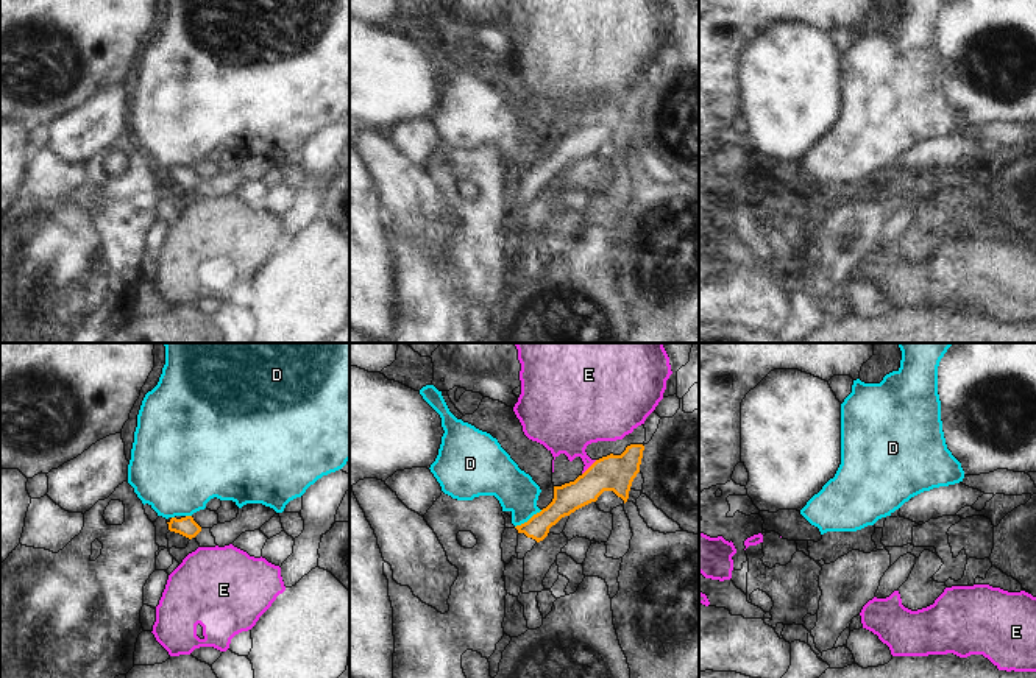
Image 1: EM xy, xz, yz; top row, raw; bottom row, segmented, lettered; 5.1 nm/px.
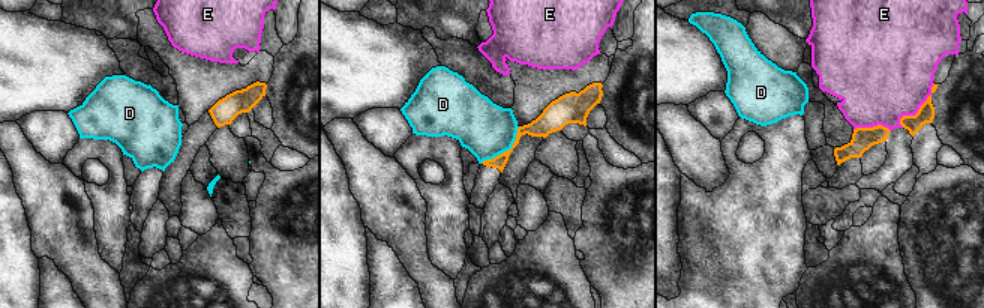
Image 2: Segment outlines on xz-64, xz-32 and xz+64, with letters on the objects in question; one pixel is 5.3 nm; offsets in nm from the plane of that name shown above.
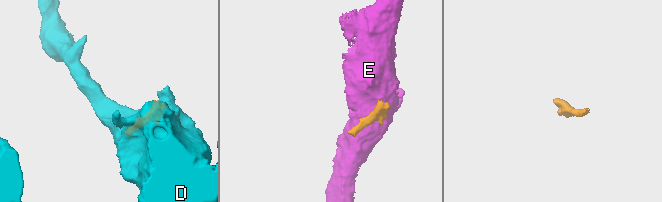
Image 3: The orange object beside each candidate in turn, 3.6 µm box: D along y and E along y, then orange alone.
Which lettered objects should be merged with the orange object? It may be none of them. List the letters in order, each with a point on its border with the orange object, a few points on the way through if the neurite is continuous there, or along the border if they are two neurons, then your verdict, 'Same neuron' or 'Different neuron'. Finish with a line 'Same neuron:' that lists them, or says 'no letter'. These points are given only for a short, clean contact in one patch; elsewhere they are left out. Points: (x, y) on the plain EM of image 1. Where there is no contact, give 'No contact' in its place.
D: Touches orange at xz (529, 170). Boundary: xz (542, 161), (515, 178). Different neuron
E: Touches orange at xz (588, 119). Different neuron
Same neuron: no letter

